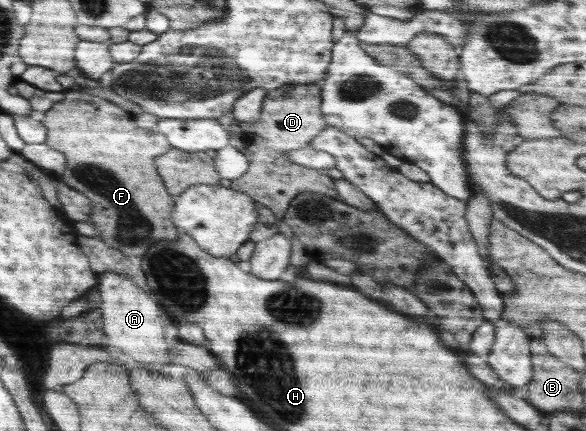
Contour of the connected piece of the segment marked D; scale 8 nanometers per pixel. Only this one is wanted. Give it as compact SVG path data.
M316 84L284 85L266 91L258 119L248 122L234 118L229 128L229 145L238 149L249 161L248 171L231 180L230 188L249 195L267 207L278 220L283 219L290 202L299 193L321 193L340 199L328 174L320 174L318 170L292 162L295 151L306 148L327 126L321 103L321 88Z

